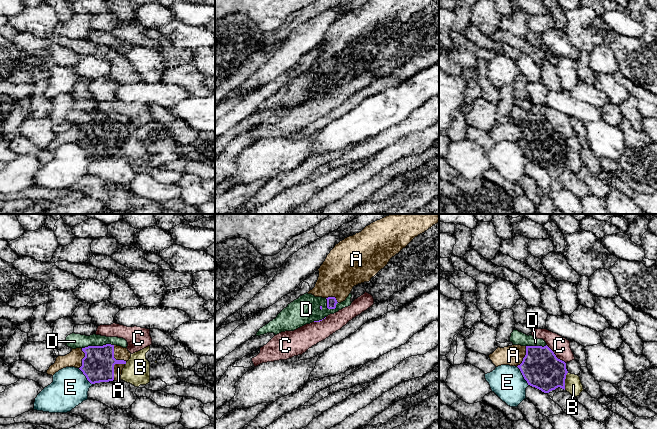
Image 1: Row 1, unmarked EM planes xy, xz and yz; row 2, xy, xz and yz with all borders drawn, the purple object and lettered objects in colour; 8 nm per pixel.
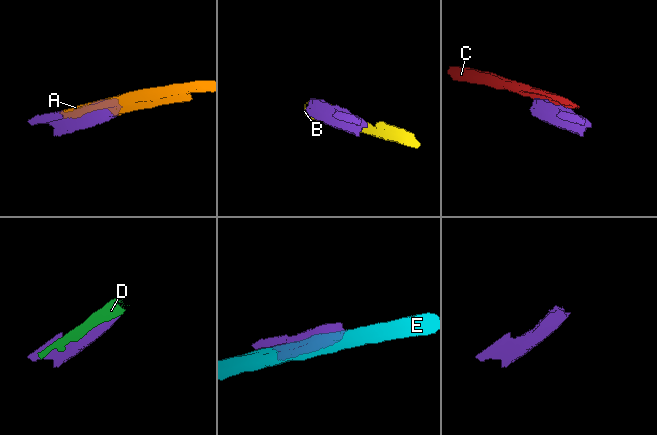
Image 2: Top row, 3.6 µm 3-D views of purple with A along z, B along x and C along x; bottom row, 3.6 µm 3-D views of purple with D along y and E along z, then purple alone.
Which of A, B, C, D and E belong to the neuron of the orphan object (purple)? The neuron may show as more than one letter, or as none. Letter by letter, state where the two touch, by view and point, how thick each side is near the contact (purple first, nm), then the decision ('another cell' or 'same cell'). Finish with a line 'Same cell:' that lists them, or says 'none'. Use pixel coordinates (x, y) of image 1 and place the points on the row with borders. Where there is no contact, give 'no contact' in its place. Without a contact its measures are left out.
A: xy (113, 367) | 260/70 nm | same cell
B: yz (564, 381) | 300/140 nm | another cell
C: yz (555, 355) | 300/150 nm | another cell
D: xy (97, 346) | 260/120 nm | another cell
E: yz (523, 376) | 300/280 nm | another cell
Same cell: A

